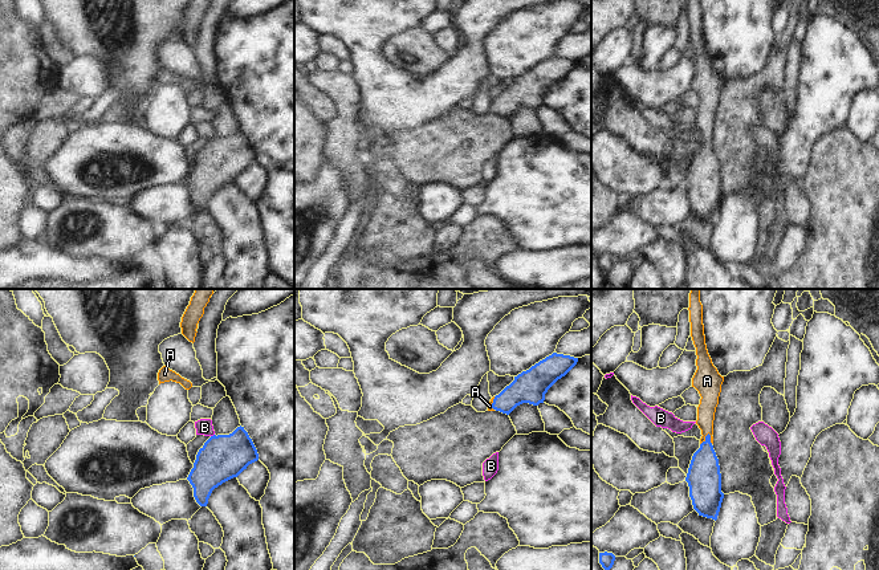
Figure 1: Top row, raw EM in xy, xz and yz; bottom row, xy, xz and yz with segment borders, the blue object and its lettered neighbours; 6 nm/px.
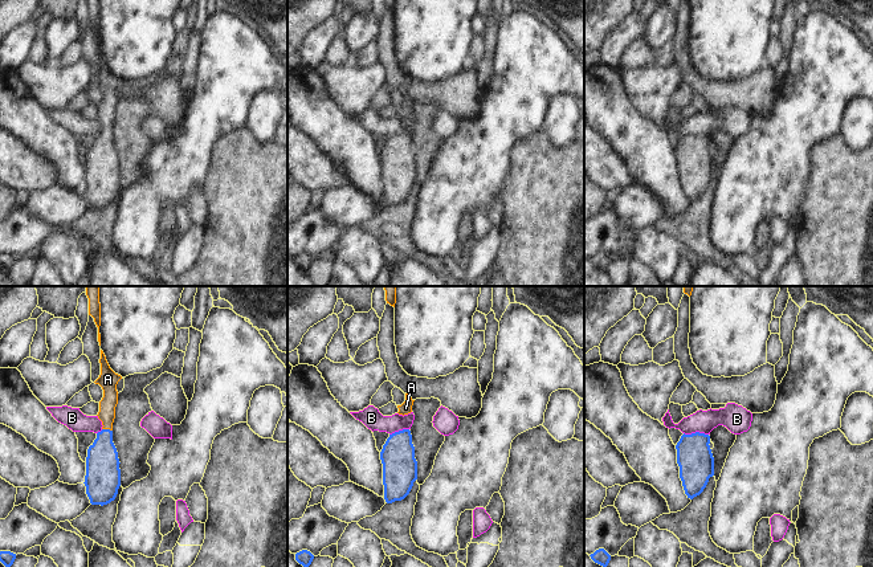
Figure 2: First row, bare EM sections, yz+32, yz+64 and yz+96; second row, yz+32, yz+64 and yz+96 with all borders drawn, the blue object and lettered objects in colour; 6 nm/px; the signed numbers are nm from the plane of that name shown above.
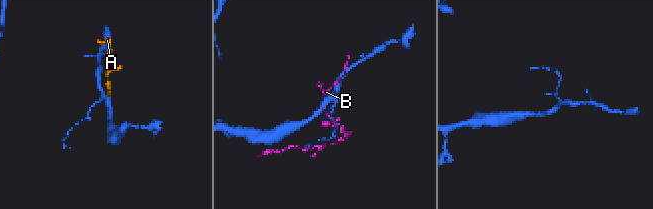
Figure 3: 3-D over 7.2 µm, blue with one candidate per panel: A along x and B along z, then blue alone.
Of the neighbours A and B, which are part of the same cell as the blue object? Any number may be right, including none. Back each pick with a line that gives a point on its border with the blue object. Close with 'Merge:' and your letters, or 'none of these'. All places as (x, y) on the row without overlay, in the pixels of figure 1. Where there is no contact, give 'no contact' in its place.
A: contact yz (705, 142)
Merge: A

